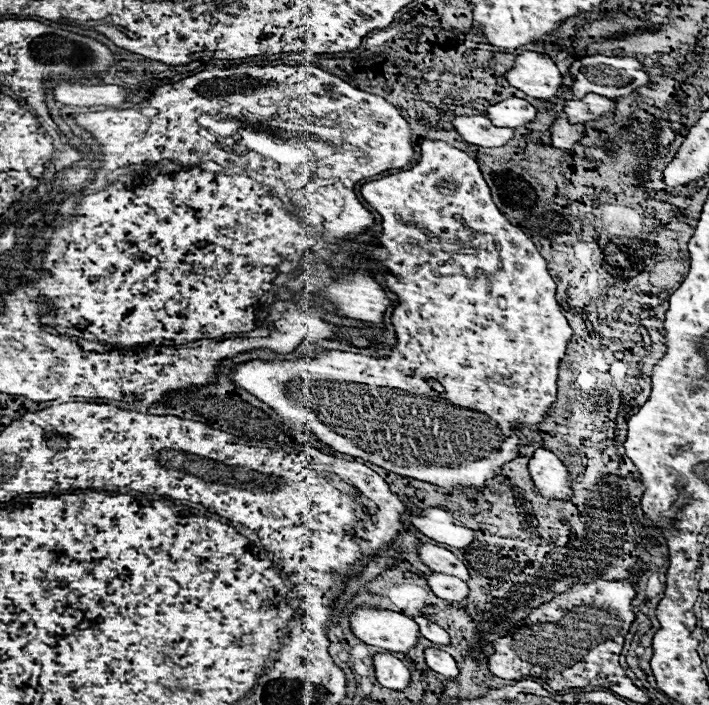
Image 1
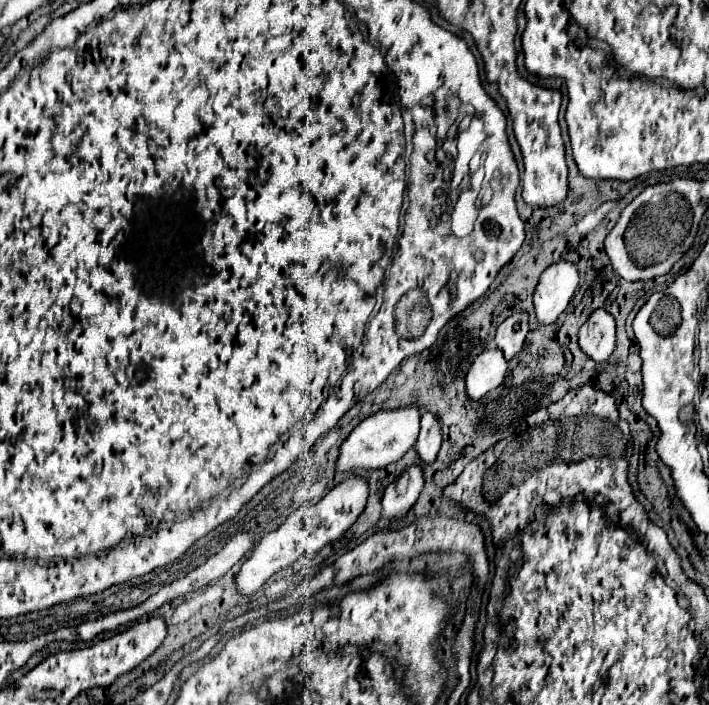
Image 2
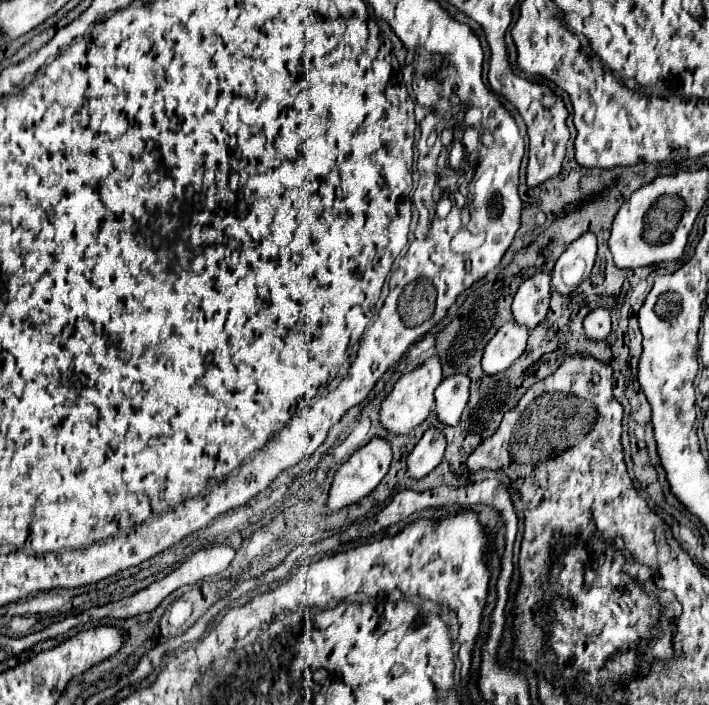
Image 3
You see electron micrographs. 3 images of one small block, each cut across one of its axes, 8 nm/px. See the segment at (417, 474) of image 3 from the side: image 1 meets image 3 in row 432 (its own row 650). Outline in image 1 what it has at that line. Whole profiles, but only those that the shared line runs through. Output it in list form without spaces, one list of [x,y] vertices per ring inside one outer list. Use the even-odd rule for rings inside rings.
[[[426,648],[424,658],[426,658],[426,664],[434,672],[438,672],[438,674],[442,674],[446,678],[456,678],[458,676],[458,666],[456,666],[454,658],[448,652],[442,652],[438,648]]]

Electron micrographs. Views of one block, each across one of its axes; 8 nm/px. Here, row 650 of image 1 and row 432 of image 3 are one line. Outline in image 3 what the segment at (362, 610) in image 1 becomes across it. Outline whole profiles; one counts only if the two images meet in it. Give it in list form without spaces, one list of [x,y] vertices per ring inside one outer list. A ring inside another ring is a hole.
[[[430,356],[424,364],[420,364],[418,368],[414,368],[412,372],[404,374],[394,390],[388,394],[388,398],[382,402],[380,408],[380,422],[384,426],[384,430],[388,434],[408,434],[412,428],[416,428],[422,420],[426,420],[426,416],[430,414],[430,410],[434,408],[434,390],[442,380],[442,360],[440,356]]]

